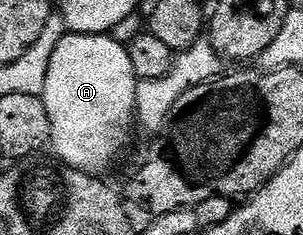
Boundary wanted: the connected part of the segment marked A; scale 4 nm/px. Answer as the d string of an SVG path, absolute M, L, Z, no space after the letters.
M70 32L63 35L63 39L53 48L53 60L49 60L49 72L45 76L45 88L42 92L42 100L45 104L45 112L49 112L49 124L51 125L51 145L50 149L55 150L55 154L71 170L80 170L82 174L93 174L96 176L106 175L106 170L118 160L123 154L123 149L131 142L131 125L137 122L137 88L139 82L133 72L133 60L129 60L129 52L124 43L119 43L117 39L111 38L110 33L105 34L72 34Z

